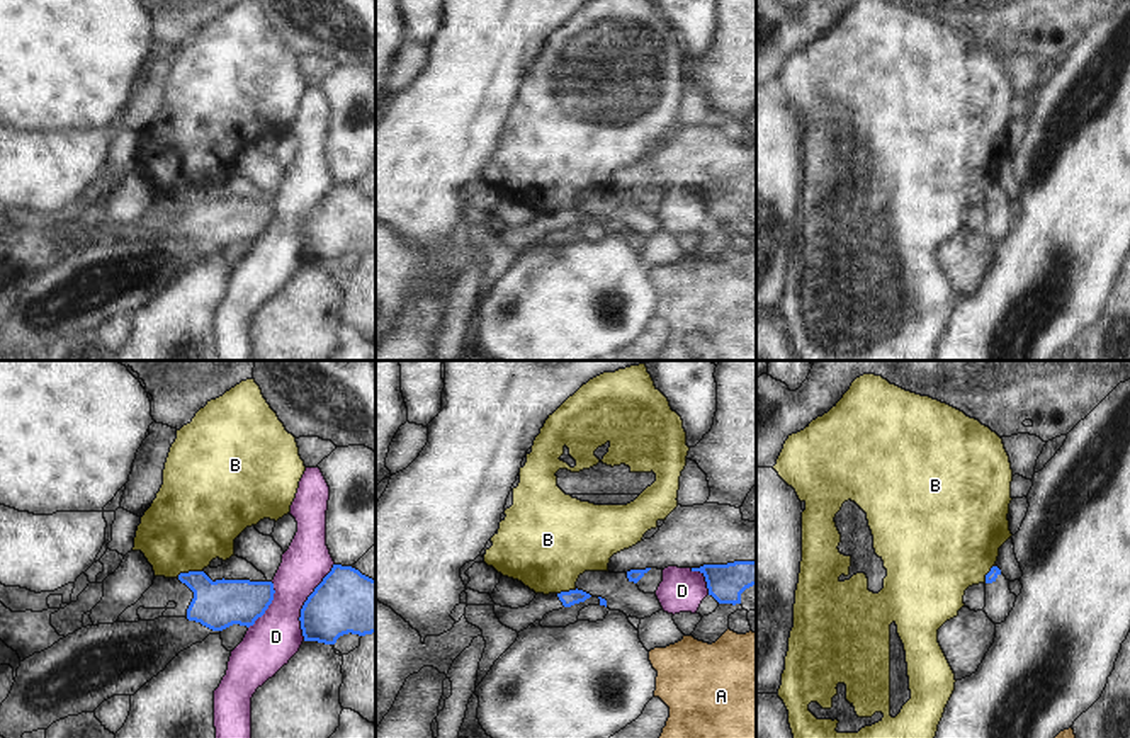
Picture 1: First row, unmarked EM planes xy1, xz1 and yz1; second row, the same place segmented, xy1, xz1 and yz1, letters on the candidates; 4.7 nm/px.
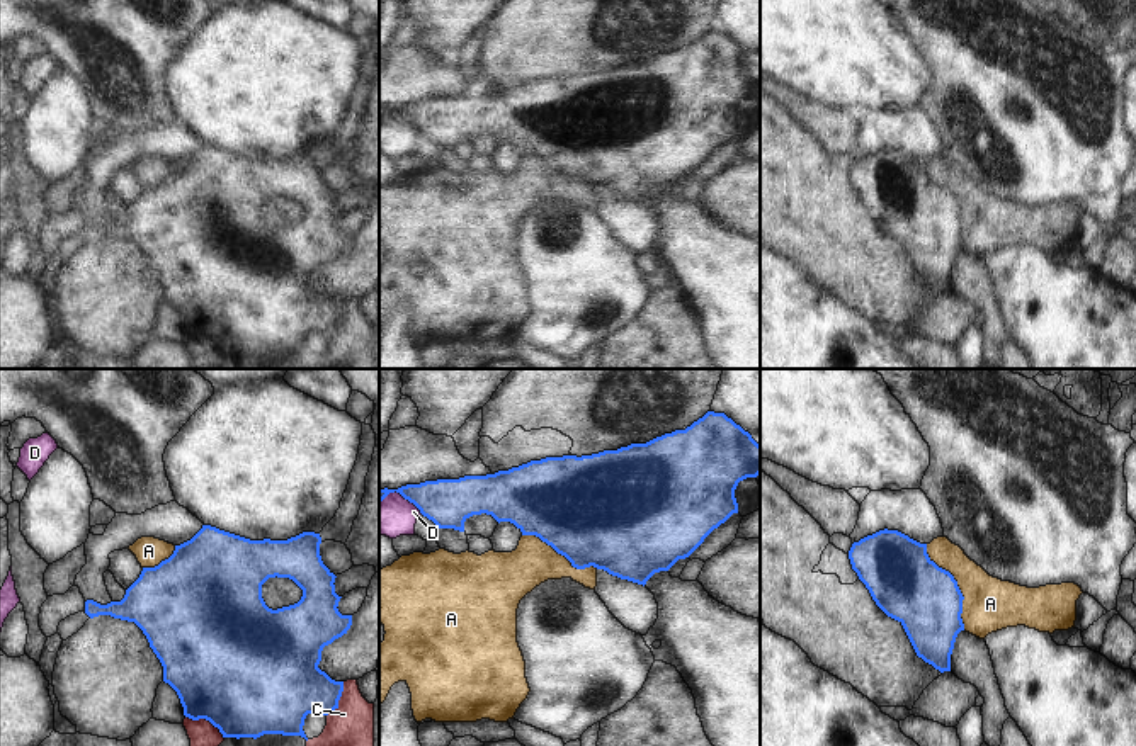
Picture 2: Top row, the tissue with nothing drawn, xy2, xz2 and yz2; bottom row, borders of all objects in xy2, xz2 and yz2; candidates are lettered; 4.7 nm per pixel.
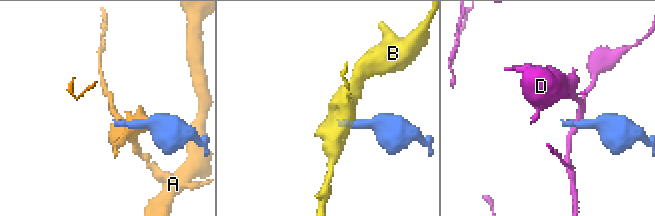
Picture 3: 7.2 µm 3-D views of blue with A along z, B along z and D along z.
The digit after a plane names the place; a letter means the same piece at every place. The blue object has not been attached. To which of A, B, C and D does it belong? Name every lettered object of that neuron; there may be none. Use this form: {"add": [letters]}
{"add": []}

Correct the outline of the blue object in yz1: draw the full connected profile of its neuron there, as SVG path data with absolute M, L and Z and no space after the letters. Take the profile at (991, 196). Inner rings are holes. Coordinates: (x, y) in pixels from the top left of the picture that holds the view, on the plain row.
M997 185L986 194L986 226L984 231L994 243L1006 240L1013 230L1016 214L1009 209L1009 199Z

